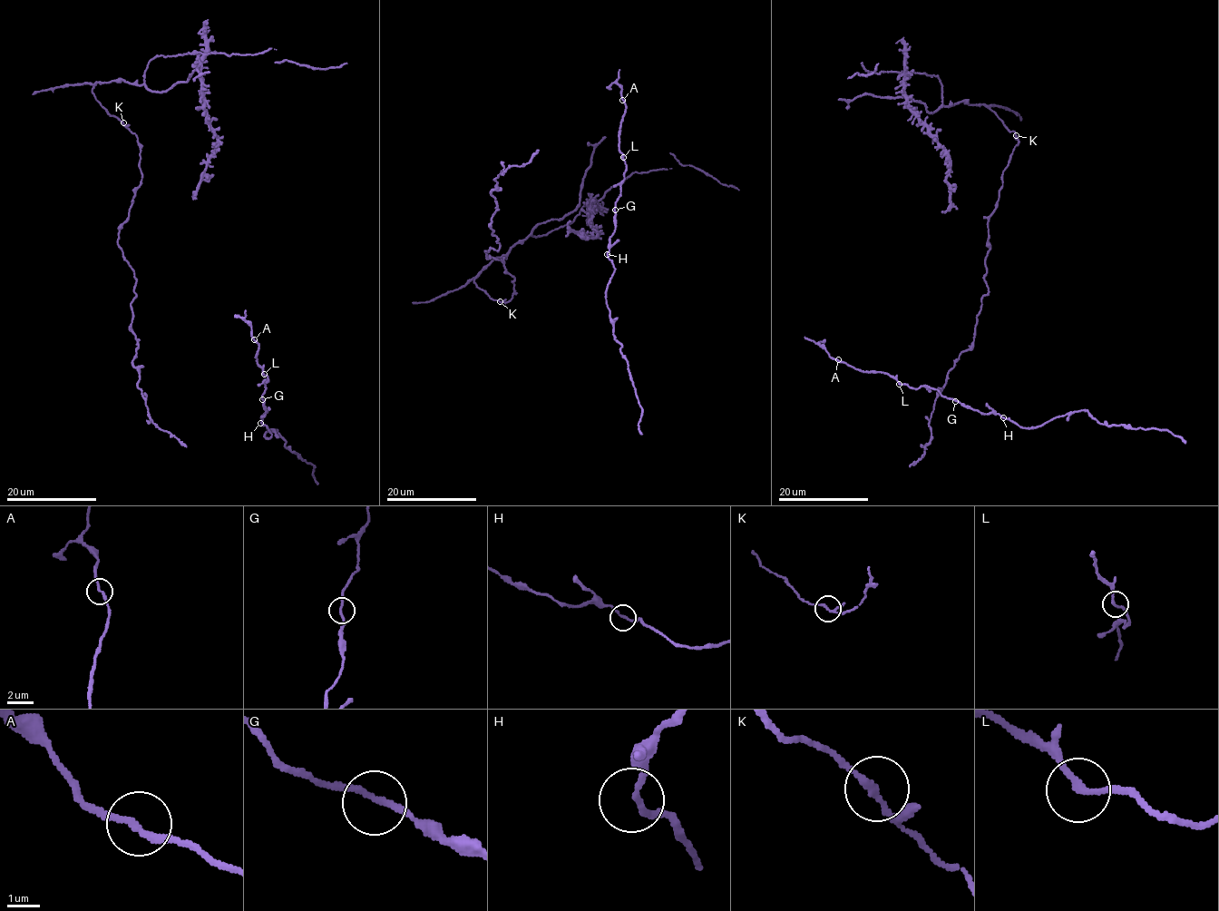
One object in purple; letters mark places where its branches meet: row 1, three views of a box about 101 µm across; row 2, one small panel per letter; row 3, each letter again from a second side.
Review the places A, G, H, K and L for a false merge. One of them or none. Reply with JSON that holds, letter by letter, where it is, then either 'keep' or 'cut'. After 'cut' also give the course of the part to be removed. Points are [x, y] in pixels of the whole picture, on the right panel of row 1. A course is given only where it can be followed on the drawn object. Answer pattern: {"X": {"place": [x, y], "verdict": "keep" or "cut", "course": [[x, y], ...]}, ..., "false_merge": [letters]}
{"A": {"place": [838, 359], "verdict": "keep"}, "G": {"place": [955, 401], "verdict": "keep"}, "H": {"place": [1003, 417], "verdict": "keep"}, "K": {"place": [1016, 135], "verdict": "keep"}, "L": {"place": [899, 384], "verdict": "keep"}, "false_merge": []}

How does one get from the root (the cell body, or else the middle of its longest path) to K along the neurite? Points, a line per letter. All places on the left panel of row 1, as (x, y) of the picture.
K: (135, 295), (134, 271), (118, 244), (118, 232), (129, 215), (142, 174), (139, 166), (138, 138), (123, 122)

